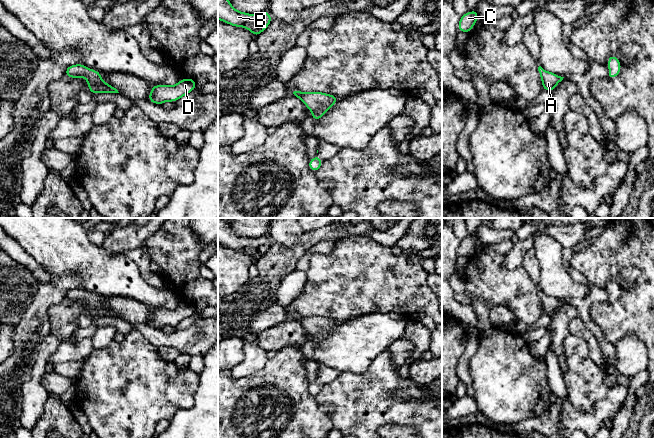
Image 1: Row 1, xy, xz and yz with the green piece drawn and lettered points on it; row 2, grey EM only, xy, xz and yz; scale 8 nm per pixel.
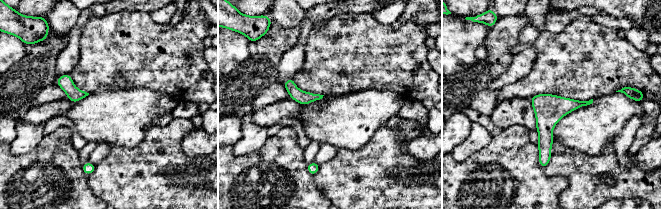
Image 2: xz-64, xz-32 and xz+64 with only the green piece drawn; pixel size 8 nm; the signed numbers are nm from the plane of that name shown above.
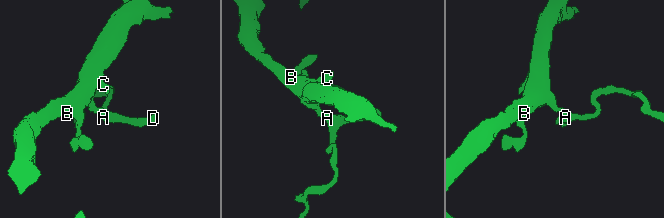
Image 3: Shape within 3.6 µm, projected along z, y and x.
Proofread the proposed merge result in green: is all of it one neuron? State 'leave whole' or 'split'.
leave whole

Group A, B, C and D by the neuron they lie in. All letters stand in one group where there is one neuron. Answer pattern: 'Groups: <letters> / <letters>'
Groups: A B C D

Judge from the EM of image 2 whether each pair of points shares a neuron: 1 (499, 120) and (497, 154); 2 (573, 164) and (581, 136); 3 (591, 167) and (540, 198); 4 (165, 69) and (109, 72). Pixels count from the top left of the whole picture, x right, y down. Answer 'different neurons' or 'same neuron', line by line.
1: different neurons
2: different neurons
3: different neurons
4: same neuron

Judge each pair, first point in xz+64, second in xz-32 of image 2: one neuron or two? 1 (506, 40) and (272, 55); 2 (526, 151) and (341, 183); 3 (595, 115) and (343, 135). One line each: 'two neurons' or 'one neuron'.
1: one neuron
2: two neurons
3: one neuron

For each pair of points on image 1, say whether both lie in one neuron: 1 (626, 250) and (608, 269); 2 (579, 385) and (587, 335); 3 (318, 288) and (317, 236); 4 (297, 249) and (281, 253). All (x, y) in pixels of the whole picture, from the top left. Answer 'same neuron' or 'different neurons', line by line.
1: same neuron
2: different neurons
3: different neurons
4: same neuron

